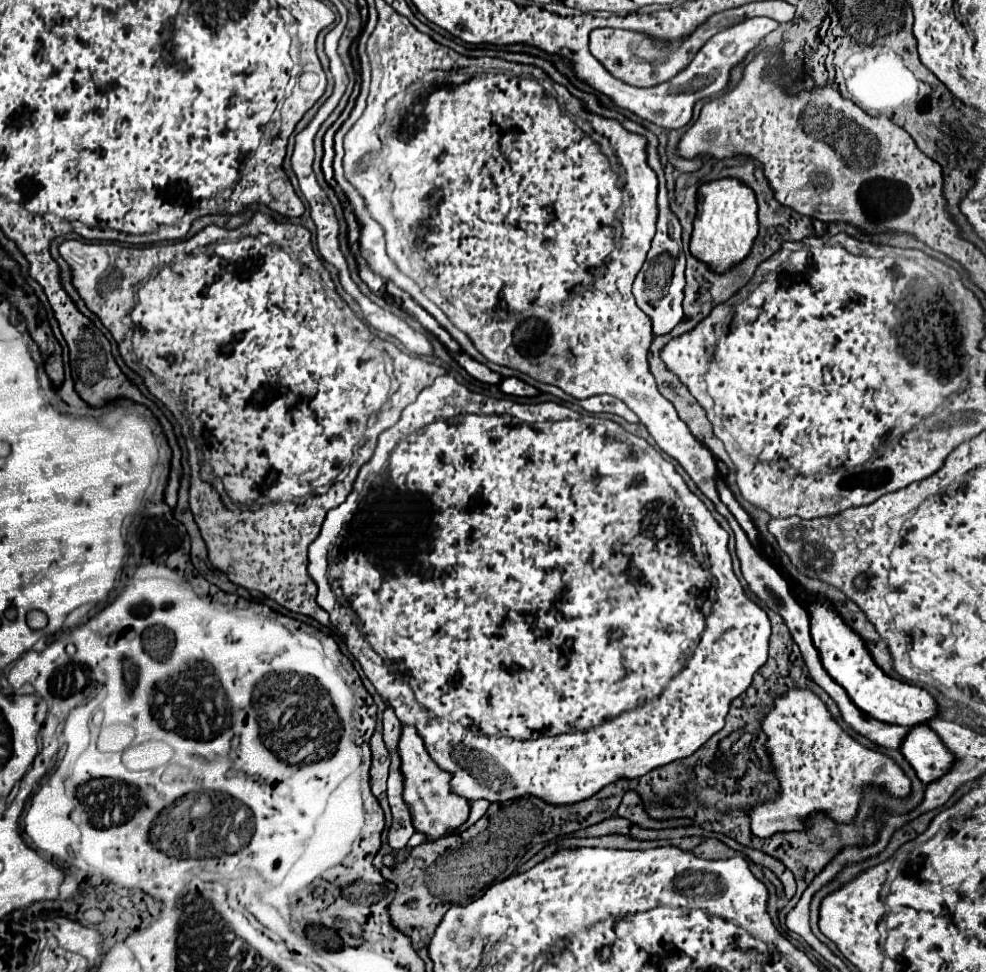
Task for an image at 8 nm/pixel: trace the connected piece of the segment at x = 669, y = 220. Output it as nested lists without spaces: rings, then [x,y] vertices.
[[[663,167],[657,169],[657,179],[659,179],[657,233],[651,241],[647,261],[643,263],[641,271],[635,277],[633,295],[637,299],[637,305],[651,317],[653,333],[661,335],[661,333],[669,333],[681,321],[681,315],[683,315],[681,301],[683,301],[683,287],[685,287],[685,253],[681,247],[681,223],[677,215],[669,209],[669,191],[665,185]]]

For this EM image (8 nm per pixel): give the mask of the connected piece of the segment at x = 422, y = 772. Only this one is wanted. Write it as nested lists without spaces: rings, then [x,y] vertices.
[[[403,727],[403,735],[399,741],[399,755],[401,755],[401,771],[405,775],[405,789],[403,799],[409,805],[413,827],[429,835],[429,841],[435,841],[445,835],[447,829],[457,829],[469,817],[469,801],[453,795],[449,785],[449,773],[443,773],[427,755],[421,737],[417,735],[415,727]]]

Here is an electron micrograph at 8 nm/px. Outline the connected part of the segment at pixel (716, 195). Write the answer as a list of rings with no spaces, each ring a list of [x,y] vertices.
[[[723,177],[699,185],[697,191],[697,217],[691,237],[691,253],[709,263],[715,271],[727,271],[739,263],[757,237],[757,199],[751,187],[735,177]]]

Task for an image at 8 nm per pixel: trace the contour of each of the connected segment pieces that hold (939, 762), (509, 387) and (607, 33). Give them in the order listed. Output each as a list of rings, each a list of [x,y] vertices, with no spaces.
[[[927,725],[909,727],[909,733],[901,743],[901,753],[923,783],[931,783],[945,775],[945,769],[949,769],[953,761],[953,755],[949,755],[937,733]]]
[[[503,377],[499,383],[499,391],[505,395],[517,395],[517,397],[533,397],[539,393],[535,387],[531,387],[529,383],[517,377]]]
[[[757,1],[757,3],[747,3],[743,7],[737,9],[729,9],[729,11],[721,11],[717,15],[713,15],[711,19],[707,19],[707,23],[703,23],[693,35],[689,35],[687,39],[683,39],[681,43],[673,43],[673,45],[657,45],[653,43],[649,37],[635,33],[635,31],[623,31],[623,29],[595,29],[591,31],[589,39],[591,39],[591,53],[601,59],[601,63],[605,63],[605,69],[635,87],[653,87],[659,83],[665,83],[669,79],[673,79],[679,71],[683,71],[693,57],[697,55],[697,51],[719,31],[747,19],[747,17],[771,17],[779,23],[787,23],[795,17],[795,7],[791,3],[785,1]]]

